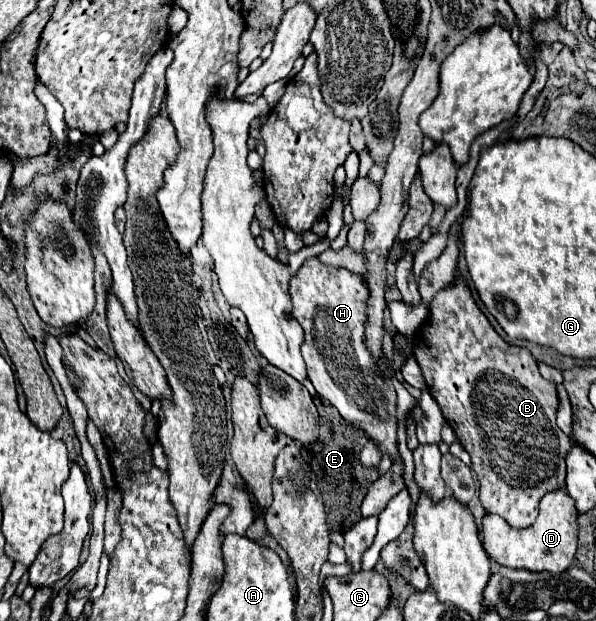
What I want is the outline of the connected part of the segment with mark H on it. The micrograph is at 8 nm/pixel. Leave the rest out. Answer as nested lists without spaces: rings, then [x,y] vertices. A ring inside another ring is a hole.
[[[308,258],[302,268],[290,280],[292,314],[304,328],[302,356],[308,366],[308,378],[316,392],[326,398],[340,416],[354,424],[376,444],[380,456],[390,456],[392,464],[400,460],[398,452],[398,416],[396,416],[396,390],[392,384],[392,372],[398,372],[406,358],[412,354],[412,338],[406,338],[406,348],[392,348],[392,358],[382,356],[382,378],[374,372],[374,360],[370,360],[366,346],[362,344],[362,332],[366,328],[366,286],[358,274],[346,268],[324,266],[318,258]]]

